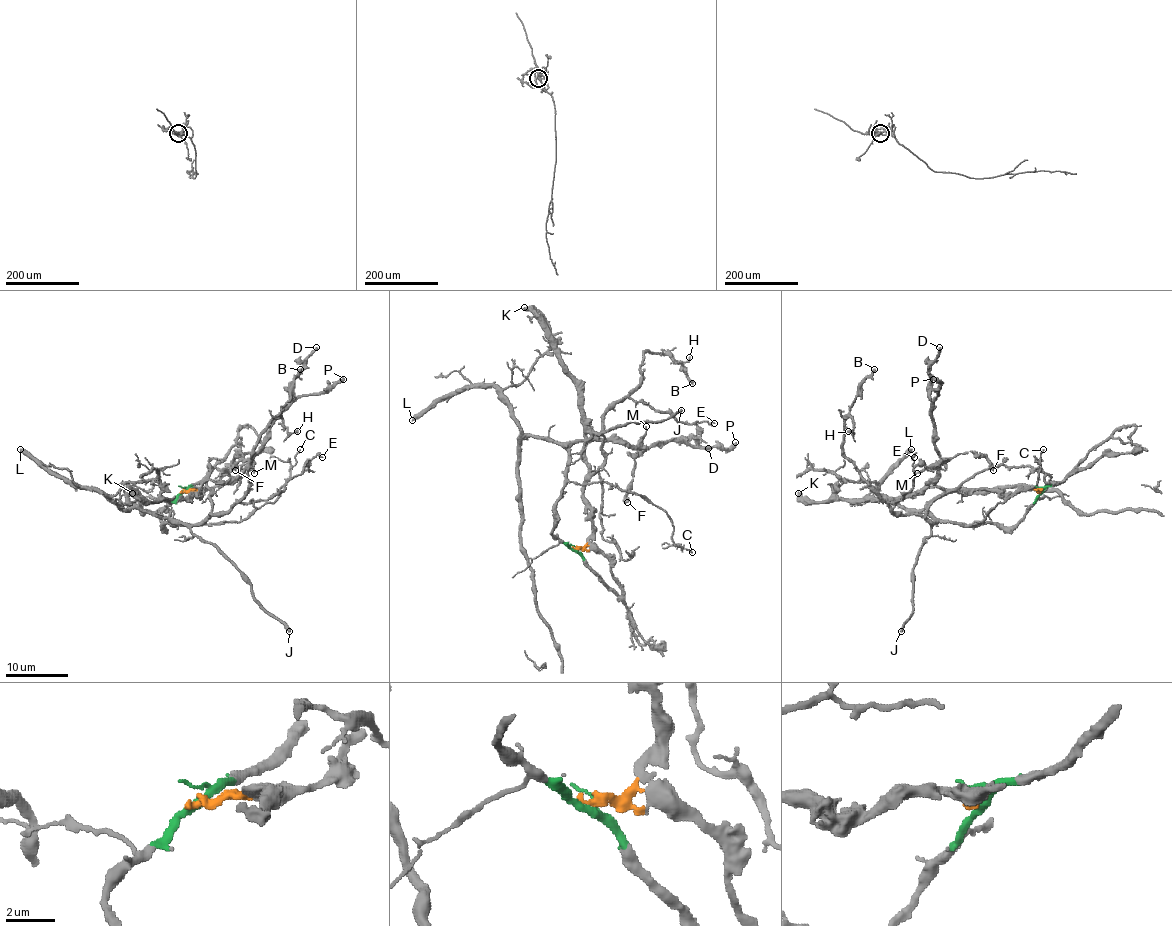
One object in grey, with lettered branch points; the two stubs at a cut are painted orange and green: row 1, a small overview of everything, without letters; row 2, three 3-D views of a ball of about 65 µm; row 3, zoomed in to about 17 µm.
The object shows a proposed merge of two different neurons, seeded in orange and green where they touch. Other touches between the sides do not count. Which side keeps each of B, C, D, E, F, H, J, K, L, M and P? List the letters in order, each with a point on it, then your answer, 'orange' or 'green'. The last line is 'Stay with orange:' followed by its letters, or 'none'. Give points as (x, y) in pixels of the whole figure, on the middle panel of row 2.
B: (692, 383) | green
C: (692, 552) | green
D: (708, 448) | orange
E: (714, 423) | green
F: (627, 502) | orange
H: (689, 357) | green
J: (681, 410) | green
K: (524, 307) | orange
L: (412, 420) | green
M: (646, 426) | orange
P: (735, 442) | orange
Stay with orange: D, F, K, M, P

